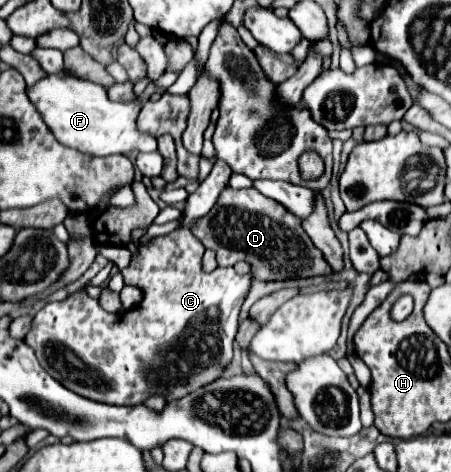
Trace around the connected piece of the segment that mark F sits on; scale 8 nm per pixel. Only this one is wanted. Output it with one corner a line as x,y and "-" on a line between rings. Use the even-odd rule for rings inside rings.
58,72
38,80
32,88
26,88
26,92
28,98
32,98
36,110
40,110
42,120
48,124
56,140
64,146
88,152
90,156
110,156
132,150
154,152
158,146
156,138
140,134
136,128
138,100
128,104
112,102
100,84
76,78
68,72

